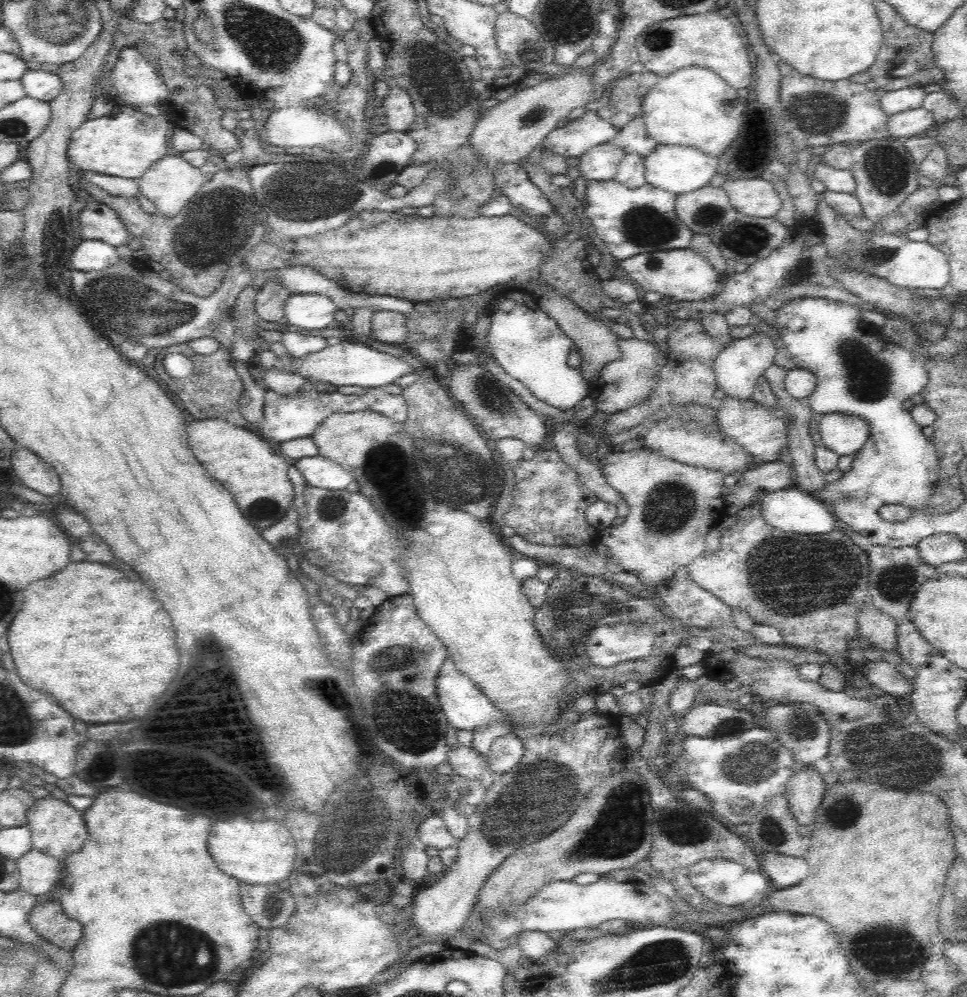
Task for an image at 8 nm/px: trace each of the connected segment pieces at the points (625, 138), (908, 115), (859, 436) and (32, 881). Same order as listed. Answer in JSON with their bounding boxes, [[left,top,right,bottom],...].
[[612,116,658,157],[887,107,936,138],[819,412,870,457],[16,848,61,896]]

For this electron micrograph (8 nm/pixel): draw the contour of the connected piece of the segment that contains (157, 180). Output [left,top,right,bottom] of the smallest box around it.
[139,154,209,216]

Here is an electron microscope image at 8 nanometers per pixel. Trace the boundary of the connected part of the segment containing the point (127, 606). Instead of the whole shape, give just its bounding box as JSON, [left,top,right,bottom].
[6,560,180,724]

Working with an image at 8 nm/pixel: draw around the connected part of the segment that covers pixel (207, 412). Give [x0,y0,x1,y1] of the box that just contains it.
[154,343,250,428]

